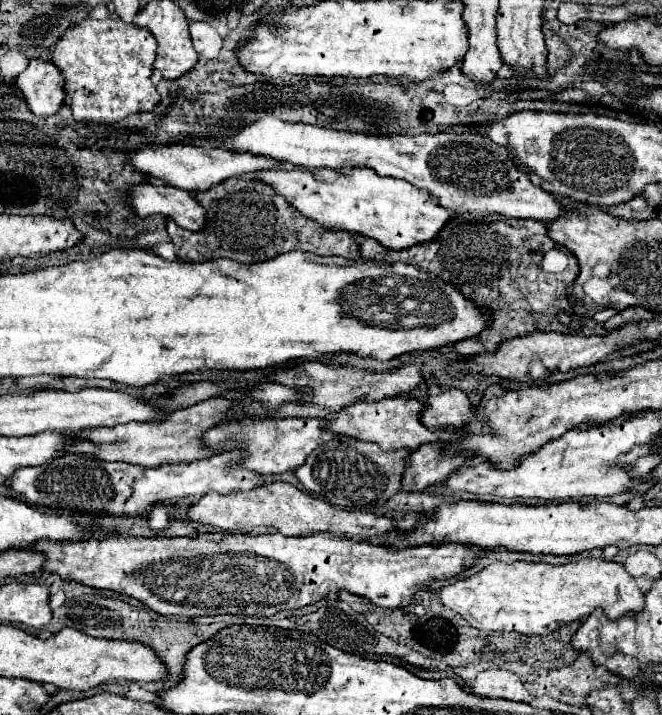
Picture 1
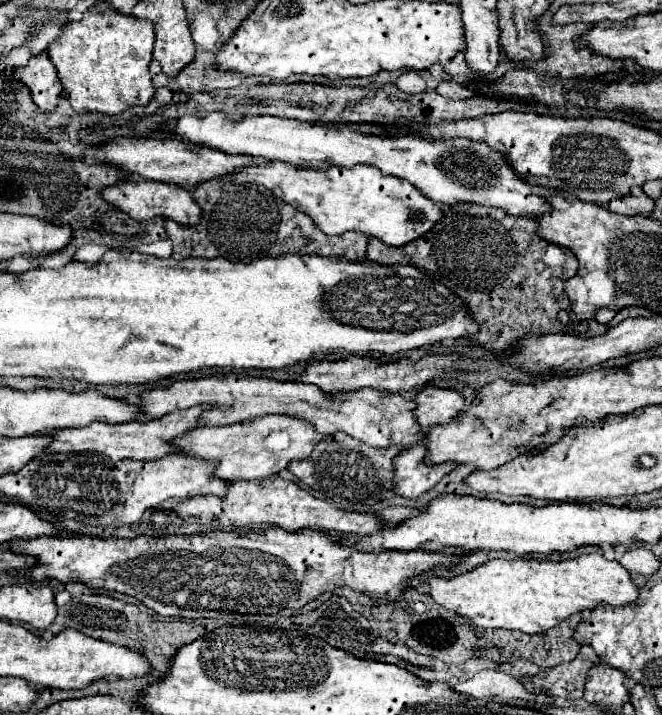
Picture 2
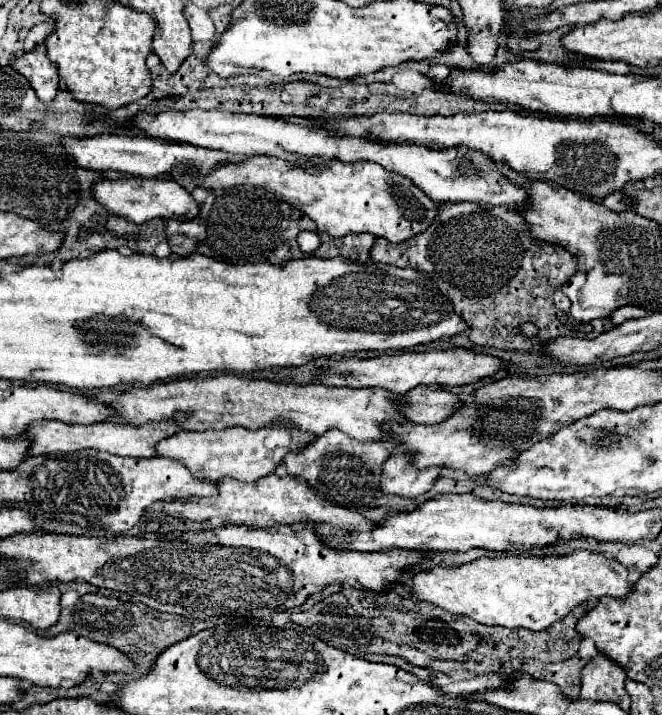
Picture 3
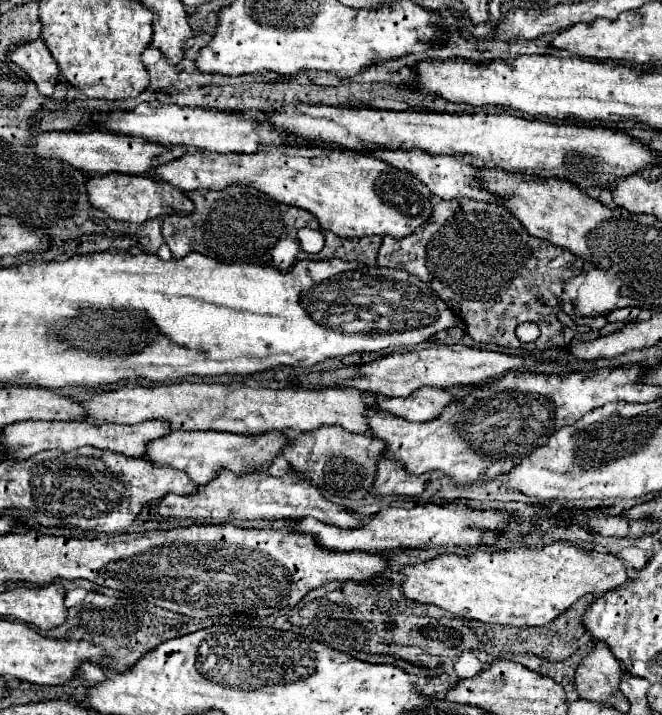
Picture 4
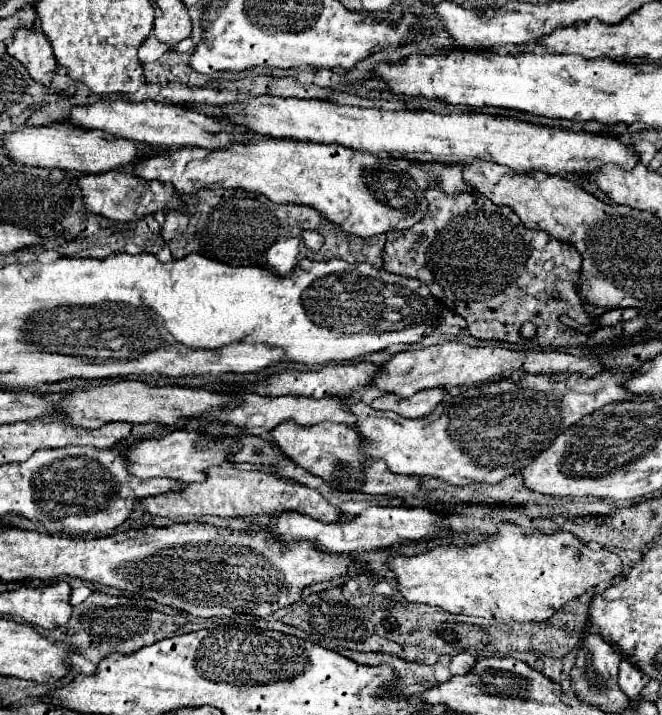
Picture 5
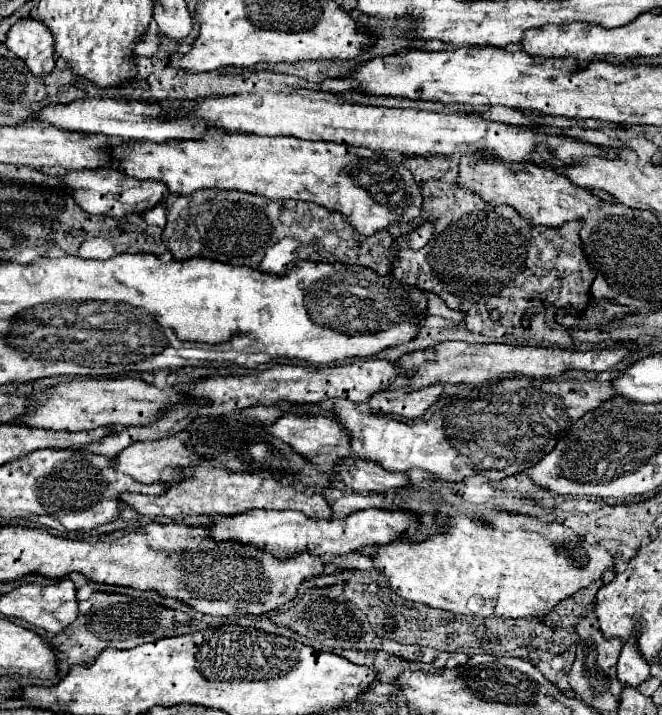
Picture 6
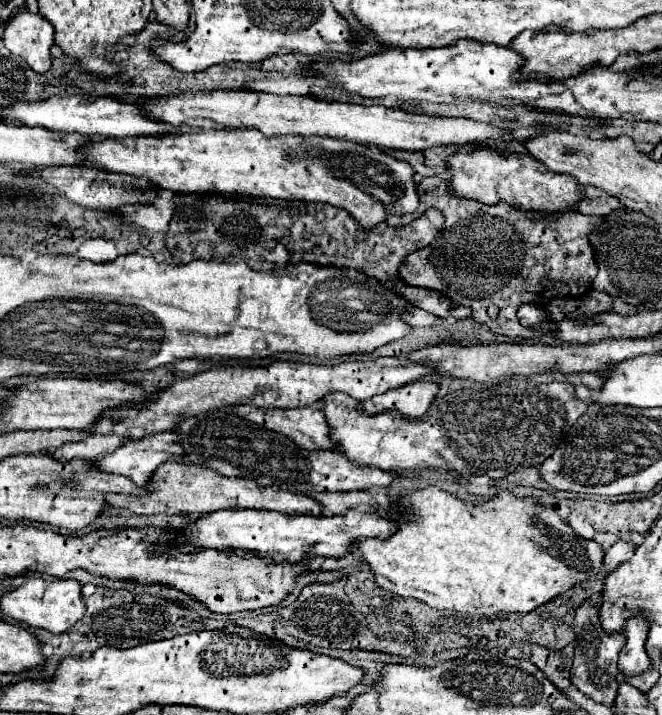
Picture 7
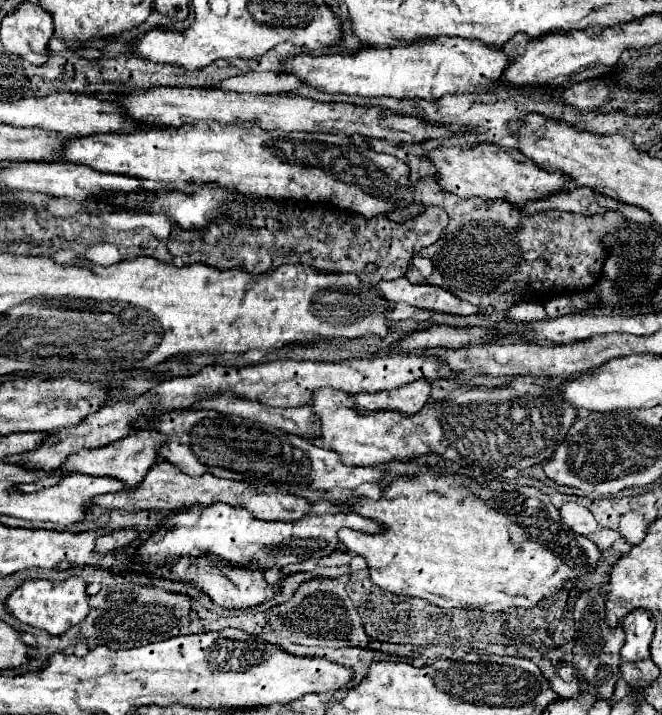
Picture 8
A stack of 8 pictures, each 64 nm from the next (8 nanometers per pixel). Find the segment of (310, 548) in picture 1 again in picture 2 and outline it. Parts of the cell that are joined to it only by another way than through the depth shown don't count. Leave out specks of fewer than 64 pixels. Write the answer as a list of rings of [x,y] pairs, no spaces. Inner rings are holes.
[[[270,528],[270,534],[268,532],[246,532],[246,534],[240,534],[236,530],[232,532],[222,532],[220,534],[196,534],[196,536],[162,536],[162,538],[152,538],[152,536],[138,536],[138,538],[132,538],[132,540],[124,540],[124,538],[98,538],[98,536],[58,536],[58,538],[48,538],[48,536],[42,536],[42,538],[34,538],[34,540],[14,540],[10,542],[10,550],[12,552],[20,552],[20,554],[26,554],[26,556],[36,556],[38,558],[38,564],[32,566],[32,570],[22,570],[22,572],[12,572],[12,574],[18,574],[22,576],[24,572],[28,572],[32,576],[32,580],[50,580],[50,578],[56,578],[60,582],[82,582],[90,588],[106,588],[106,590],[116,590],[116,592],[122,592],[122,594],[128,594],[128,596],[134,596],[134,598],[140,598],[144,606],[152,608],[154,612],[158,612],[160,616],[182,616],[182,618],[216,618],[218,614],[224,614],[224,612],[240,612],[240,614],[278,614],[282,610],[300,610],[302,606],[306,606],[310,600],[322,596],[324,592],[328,590],[334,590],[338,586],[348,586],[356,592],[364,592],[368,594],[370,598],[374,600],[380,600],[380,602],[398,602],[402,600],[402,594],[408,586],[408,580],[412,580],[414,576],[420,576],[432,568],[454,568],[458,564],[458,558],[460,558],[460,550],[456,548],[446,548],[442,552],[430,552],[430,550],[424,550],[424,548],[418,548],[418,550],[410,550],[410,552],[396,552],[396,550],[384,550],[384,552],[362,552],[358,548],[352,548],[352,546],[344,546],[344,544],[338,544],[338,542],[332,542],[330,534],[326,530],[304,530],[304,532],[284,532],[282,528]]]

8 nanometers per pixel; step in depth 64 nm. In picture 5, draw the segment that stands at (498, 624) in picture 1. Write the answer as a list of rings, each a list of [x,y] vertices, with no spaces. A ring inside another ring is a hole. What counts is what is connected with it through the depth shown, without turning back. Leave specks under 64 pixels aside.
[[[500,524],[500,534],[478,546],[438,546],[420,556],[388,560],[408,600],[438,606],[450,614],[494,618],[498,622],[544,622],[586,590],[622,576],[622,560],[610,550],[592,550],[570,532],[524,536],[514,524]]]

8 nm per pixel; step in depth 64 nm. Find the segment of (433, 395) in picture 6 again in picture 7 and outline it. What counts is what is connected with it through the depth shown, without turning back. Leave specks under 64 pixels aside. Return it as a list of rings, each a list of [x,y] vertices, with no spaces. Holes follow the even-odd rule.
[[[416,382],[406,384],[404,388],[396,388],[392,392],[384,392],[380,396],[372,396],[372,400],[364,402],[366,412],[390,412],[396,410],[406,418],[420,418],[430,408],[438,392],[438,384],[434,382]]]

